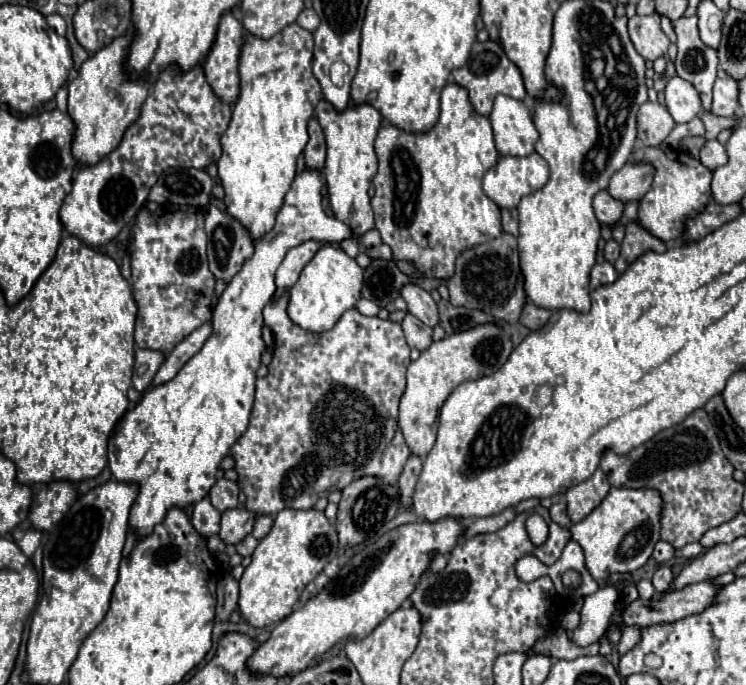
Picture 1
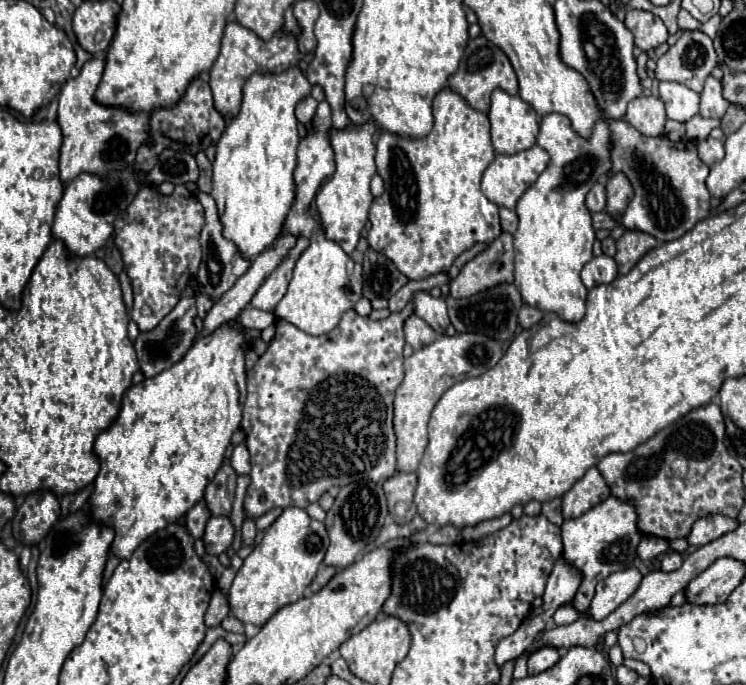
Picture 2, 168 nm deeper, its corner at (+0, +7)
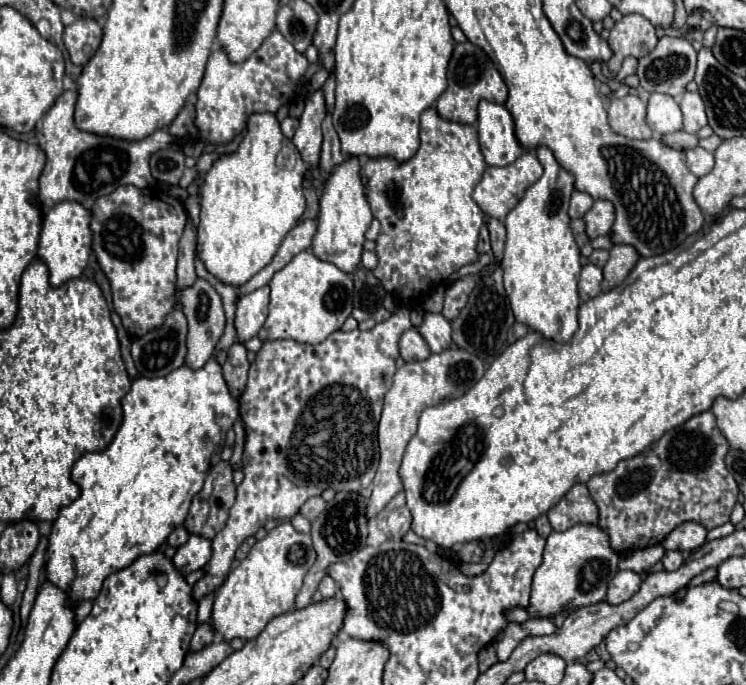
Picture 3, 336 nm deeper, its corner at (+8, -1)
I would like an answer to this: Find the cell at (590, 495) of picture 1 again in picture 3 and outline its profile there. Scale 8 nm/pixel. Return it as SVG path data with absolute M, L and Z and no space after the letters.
M586 484L572 486L570 492L548 510L548 520L558 532L564 532L574 524L596 524L598 508L590 498Z

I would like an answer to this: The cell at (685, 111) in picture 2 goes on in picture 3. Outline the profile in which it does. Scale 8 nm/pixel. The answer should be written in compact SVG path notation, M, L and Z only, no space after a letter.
M650 94L646 124L656 136L682 130L682 114L678 102L670 94Z

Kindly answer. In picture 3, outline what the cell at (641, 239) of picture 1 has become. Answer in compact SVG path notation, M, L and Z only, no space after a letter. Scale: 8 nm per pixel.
M612 246L610 258L608 258L606 266L602 268L602 274L604 274L602 292L616 288L630 274L630 270L636 266L638 258L640 256L632 246Z

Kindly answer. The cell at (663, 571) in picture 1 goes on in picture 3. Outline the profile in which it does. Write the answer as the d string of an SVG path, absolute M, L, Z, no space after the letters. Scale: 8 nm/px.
M668 550L668 552L664 554L664 558L662 558L662 564L664 564L664 568L666 568L668 572L678 570L678 568L682 566L682 562L684 562L684 558L682 558L682 552L680 552L680 550Z

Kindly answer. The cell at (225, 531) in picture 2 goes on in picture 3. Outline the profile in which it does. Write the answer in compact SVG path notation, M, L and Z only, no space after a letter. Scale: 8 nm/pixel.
M192 534L184 546L180 546L172 558L176 570L186 576L194 570L200 570L212 556L212 542L208 538L196 538Z

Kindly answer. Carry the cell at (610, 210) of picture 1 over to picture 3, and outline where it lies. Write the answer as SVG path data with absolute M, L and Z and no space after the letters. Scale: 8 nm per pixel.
M574 192L570 198L570 208L568 208L568 216L570 218L582 218L590 208L592 208L594 200L590 194L584 192Z

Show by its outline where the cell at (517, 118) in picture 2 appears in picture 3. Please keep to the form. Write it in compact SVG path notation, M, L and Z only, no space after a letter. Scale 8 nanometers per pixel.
M482 100L478 104L478 140L488 166L508 166L522 154L522 146L518 144L514 134L514 120L502 104L494 104L488 100Z

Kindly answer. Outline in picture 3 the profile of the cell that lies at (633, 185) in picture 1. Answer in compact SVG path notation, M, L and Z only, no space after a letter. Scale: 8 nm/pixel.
M596 200L588 210L588 214L584 214L584 222L586 222L586 236L590 240L608 234L614 222L614 206L606 200Z

